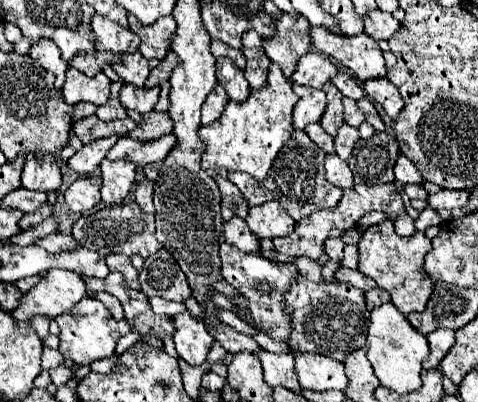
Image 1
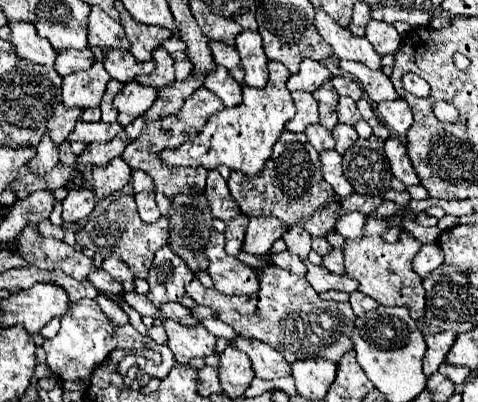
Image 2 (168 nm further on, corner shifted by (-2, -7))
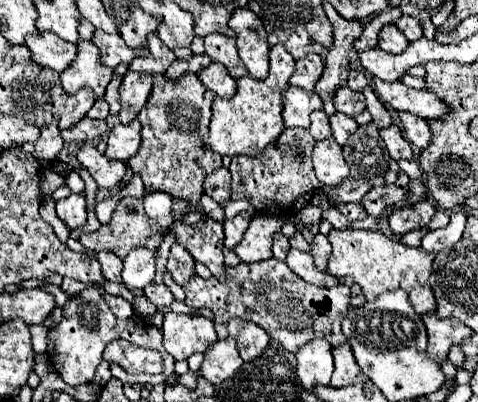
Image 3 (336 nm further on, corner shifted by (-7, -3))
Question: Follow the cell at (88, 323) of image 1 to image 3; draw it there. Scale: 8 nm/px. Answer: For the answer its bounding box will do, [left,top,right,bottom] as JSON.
[47,288,176,386]

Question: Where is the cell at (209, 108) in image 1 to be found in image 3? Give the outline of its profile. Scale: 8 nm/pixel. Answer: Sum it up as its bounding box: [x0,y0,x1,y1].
[127,74,222,214]

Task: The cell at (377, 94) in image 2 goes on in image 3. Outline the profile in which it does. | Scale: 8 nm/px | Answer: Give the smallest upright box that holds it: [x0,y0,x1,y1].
[373,78,447,120]

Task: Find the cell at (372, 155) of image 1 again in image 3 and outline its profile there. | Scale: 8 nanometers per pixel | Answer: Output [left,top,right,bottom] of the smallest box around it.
[343,122,391,180]

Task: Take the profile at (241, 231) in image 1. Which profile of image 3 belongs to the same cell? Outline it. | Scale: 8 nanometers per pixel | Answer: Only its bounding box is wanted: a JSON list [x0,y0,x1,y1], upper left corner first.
[223,212,251,250]

